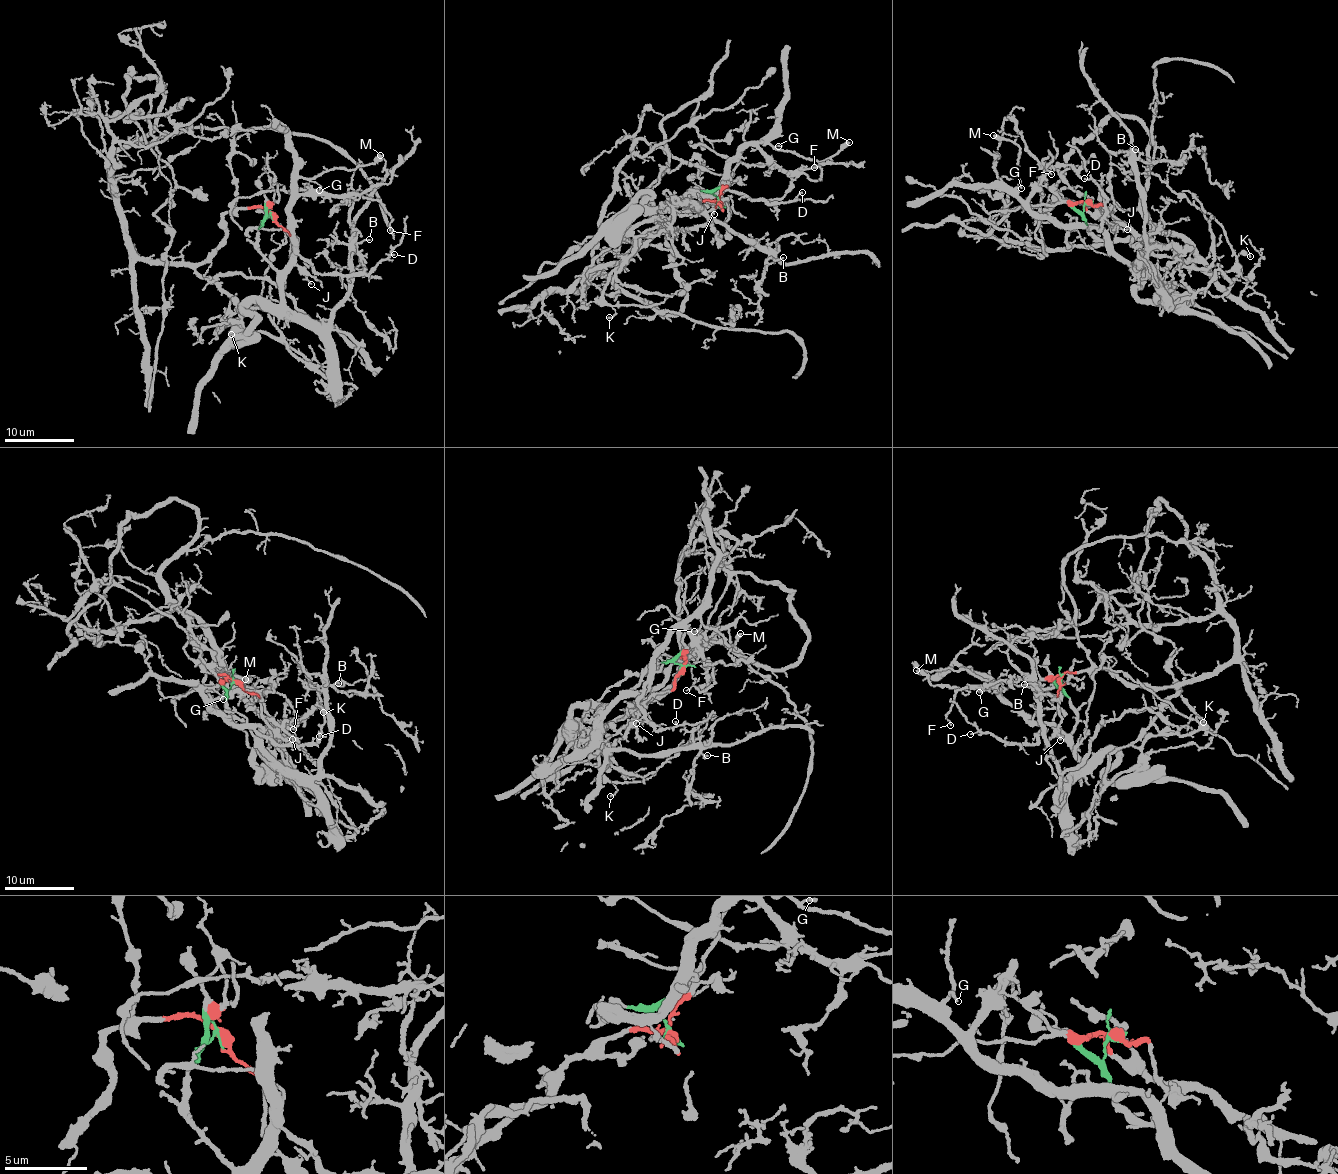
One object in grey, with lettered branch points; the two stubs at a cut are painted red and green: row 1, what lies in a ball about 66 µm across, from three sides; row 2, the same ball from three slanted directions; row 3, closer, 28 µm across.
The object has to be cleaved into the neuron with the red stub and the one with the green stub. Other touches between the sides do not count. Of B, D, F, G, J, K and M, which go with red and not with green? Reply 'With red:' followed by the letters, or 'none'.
With red: J, K

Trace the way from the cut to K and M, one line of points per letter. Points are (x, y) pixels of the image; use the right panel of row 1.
K: (1089, 202), (1085, 207), (1097, 218), (1181, 251), (1176, 258), (1187, 267), (1222, 272), (1238, 254), (1250, 256)
M: (1089, 202), (1085, 223), (1109, 243), (1097, 228), (1057, 228), (1026, 206), (1017, 193), (1019, 146), (993, 135)

